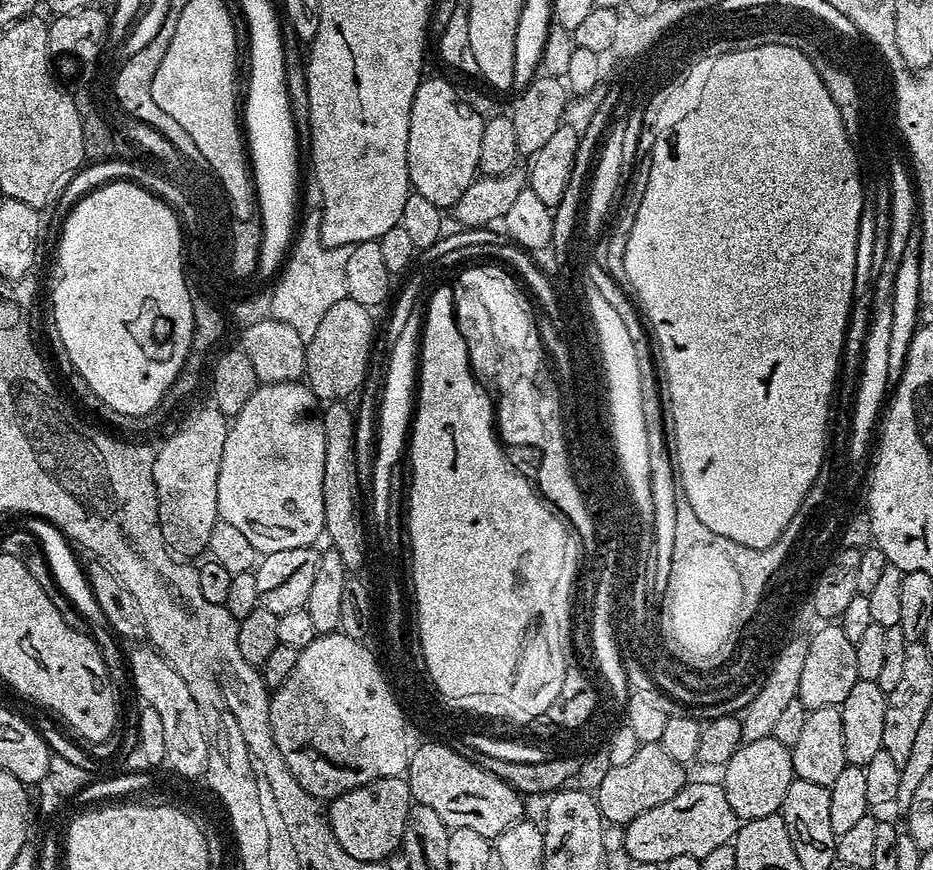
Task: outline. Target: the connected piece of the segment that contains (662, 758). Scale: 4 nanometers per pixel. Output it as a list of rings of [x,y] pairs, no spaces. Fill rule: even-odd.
[[[641,744],[632,758],[621,765],[611,766],[601,784],[594,788],[596,805],[601,816],[609,825],[626,826],[638,814],[646,814],[646,810],[654,810],[654,806],[662,806],[662,802],[670,802],[678,790],[689,783],[685,765],[674,762],[662,750],[659,744]]]

